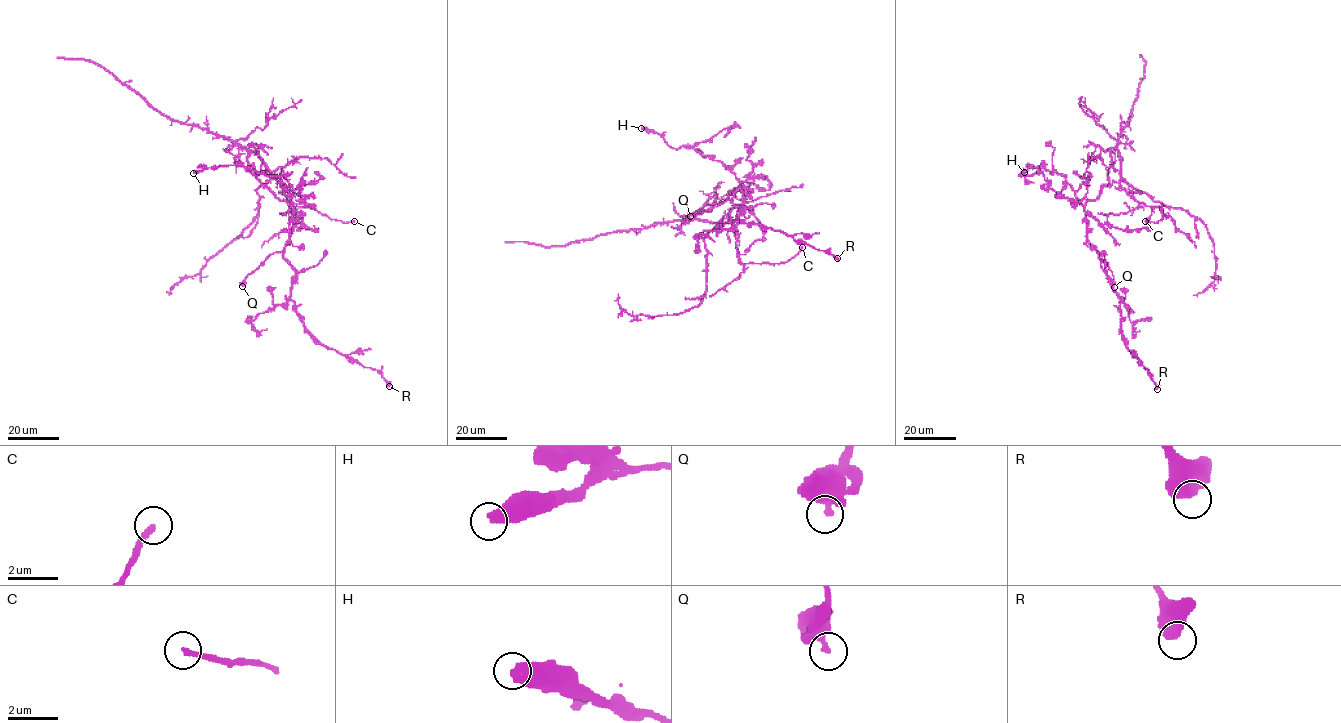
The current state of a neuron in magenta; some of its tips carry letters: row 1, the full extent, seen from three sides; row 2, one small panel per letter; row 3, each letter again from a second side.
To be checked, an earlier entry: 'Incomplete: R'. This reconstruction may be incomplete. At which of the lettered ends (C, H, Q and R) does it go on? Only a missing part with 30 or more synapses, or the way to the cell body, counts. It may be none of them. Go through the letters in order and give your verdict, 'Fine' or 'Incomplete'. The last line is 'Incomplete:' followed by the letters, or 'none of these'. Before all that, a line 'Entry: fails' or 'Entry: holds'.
Entry: fails
C: Fine
H: Fine
Q: Fine
R: Fine
Incomplete: none of these

